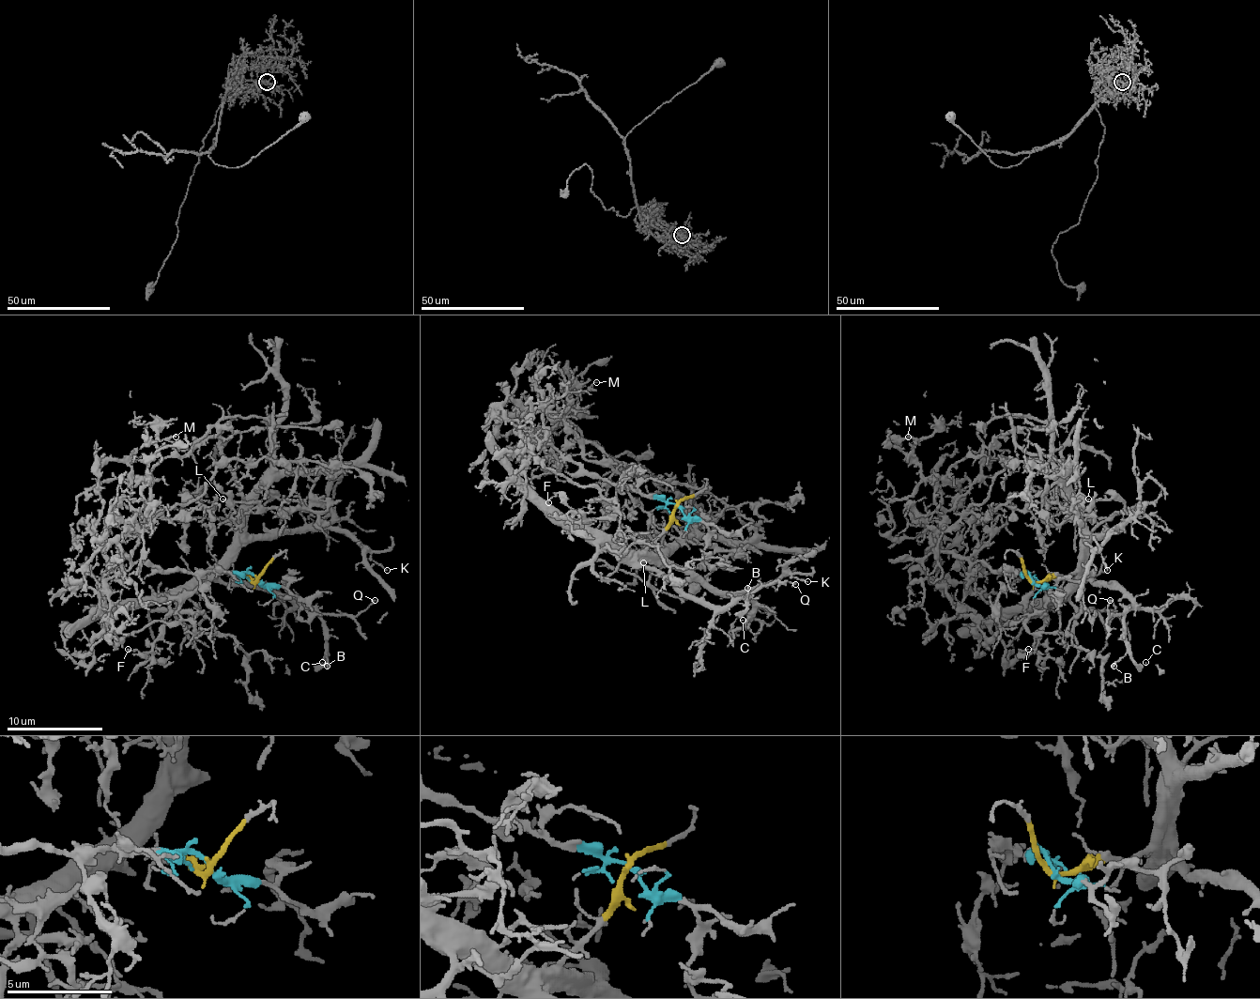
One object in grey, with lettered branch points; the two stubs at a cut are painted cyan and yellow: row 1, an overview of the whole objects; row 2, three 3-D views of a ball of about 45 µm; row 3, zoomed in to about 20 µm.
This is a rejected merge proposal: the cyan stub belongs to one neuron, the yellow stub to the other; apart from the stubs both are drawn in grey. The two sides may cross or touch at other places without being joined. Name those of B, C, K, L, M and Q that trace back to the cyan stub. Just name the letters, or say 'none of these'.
M

